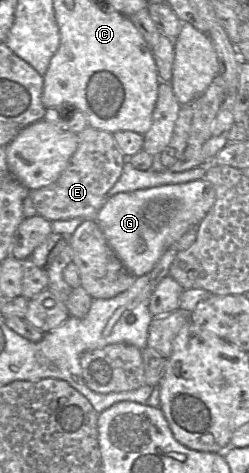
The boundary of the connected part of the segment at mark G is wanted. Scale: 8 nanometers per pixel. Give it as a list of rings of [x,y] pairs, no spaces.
[[[199,179],[181,184],[121,192],[108,198],[99,210],[96,222],[119,260],[136,277],[149,273],[164,252],[175,245],[192,227],[198,227],[216,201],[216,191],[211,182]]]

